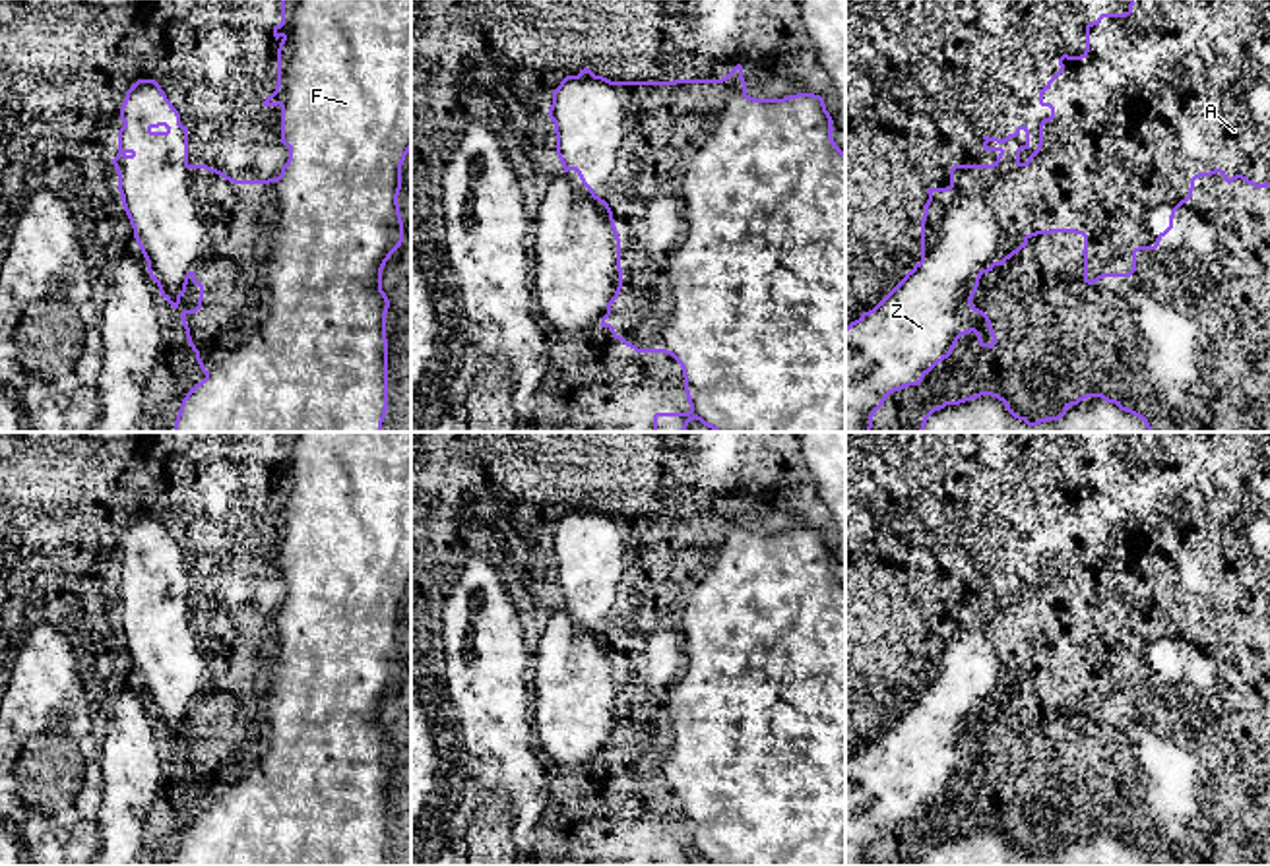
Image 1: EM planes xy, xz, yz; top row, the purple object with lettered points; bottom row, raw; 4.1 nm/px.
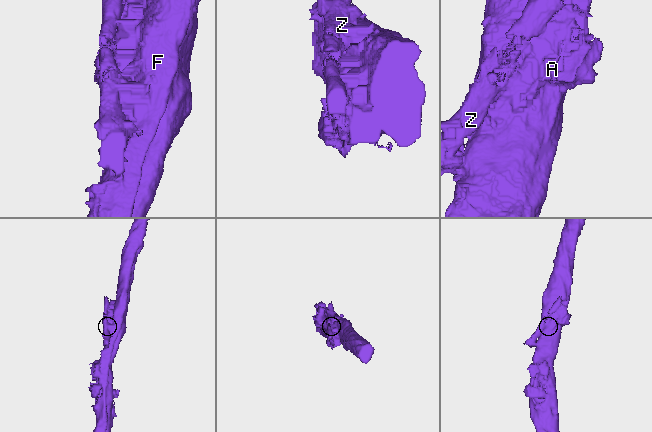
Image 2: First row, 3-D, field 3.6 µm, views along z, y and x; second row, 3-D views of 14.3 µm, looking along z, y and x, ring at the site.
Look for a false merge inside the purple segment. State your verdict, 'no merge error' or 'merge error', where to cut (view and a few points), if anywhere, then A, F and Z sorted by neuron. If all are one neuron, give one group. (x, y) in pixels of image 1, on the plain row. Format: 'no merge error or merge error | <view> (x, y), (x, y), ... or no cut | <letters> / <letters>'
merge error | yz (925, 646), (1009, 617), (1028, 671) | A F / Z

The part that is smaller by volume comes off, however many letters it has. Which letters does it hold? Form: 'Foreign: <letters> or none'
Foreign: Z

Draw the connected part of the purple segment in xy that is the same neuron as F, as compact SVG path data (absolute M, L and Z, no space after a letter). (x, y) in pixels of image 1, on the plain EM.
M281 432L281 457L273 461L277 482L277 519L264 541L281 541L281 577L289 593L277 612L235 614L207 599L188 599L188 634L204 655L204 703L192 707L200 721L198 740L182 744L180 756L196 794L206 808L182 833L175 866L382 866L388 845L390 734L382 725L382 703L403 676L397 630L401 599L411 585L411 432Z

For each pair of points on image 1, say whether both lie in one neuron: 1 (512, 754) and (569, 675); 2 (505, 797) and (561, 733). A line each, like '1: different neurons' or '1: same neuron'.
1: different neurons
2: different neurons

